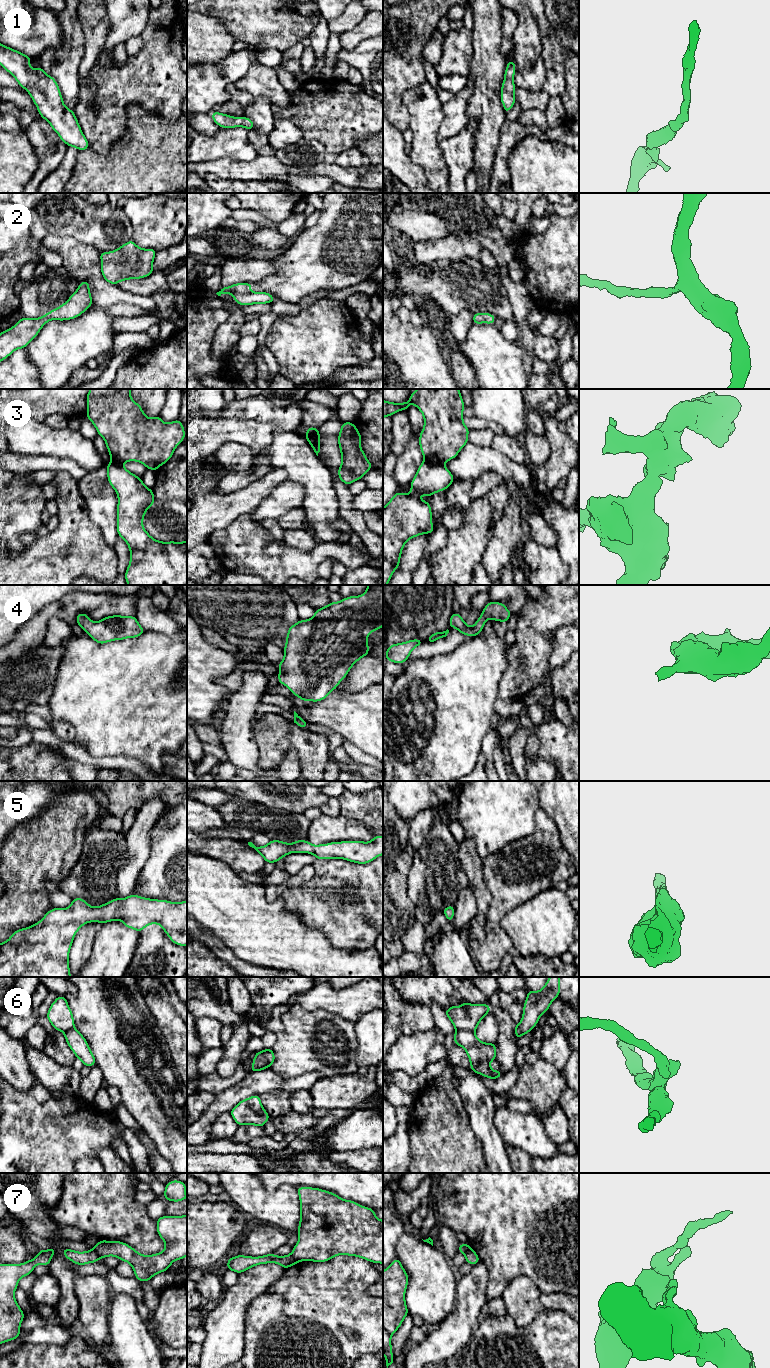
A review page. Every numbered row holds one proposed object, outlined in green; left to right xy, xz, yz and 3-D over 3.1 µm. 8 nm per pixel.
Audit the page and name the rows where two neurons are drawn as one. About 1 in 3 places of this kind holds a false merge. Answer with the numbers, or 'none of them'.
3, 6, 7

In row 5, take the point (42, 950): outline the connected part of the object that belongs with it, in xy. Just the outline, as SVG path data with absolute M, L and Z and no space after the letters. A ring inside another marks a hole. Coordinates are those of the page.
M133 893L126 898L114 898L103 905L92 907L82 898L73 898L68 908L51 909L39 922L14 931L7 941L0 943L0 977L71 977L68 964L69 952L78 930L89 922L105 924L114 920L120 920L124 926L138 932L150 924L158 924L174 944L187 946L187 900L174 903L167 900L144 898Z

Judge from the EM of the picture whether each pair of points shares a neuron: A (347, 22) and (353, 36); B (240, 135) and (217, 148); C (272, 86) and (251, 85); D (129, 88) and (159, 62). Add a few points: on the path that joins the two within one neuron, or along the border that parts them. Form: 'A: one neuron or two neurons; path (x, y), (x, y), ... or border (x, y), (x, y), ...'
A: two neurons; border (366, 12), (365, 16), (357, 24), (339, 35)
B: one neuron; path (234, 141), (223, 144)
C: one neuron; path (267, 85), (256, 85)
D: one neuron; path (137, 81), (145, 79), (154, 70)

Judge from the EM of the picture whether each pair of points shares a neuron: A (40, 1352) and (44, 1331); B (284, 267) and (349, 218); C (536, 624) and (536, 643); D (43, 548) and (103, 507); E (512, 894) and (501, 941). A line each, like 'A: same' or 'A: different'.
A: different
B: same
C: same
D: different
E: same

